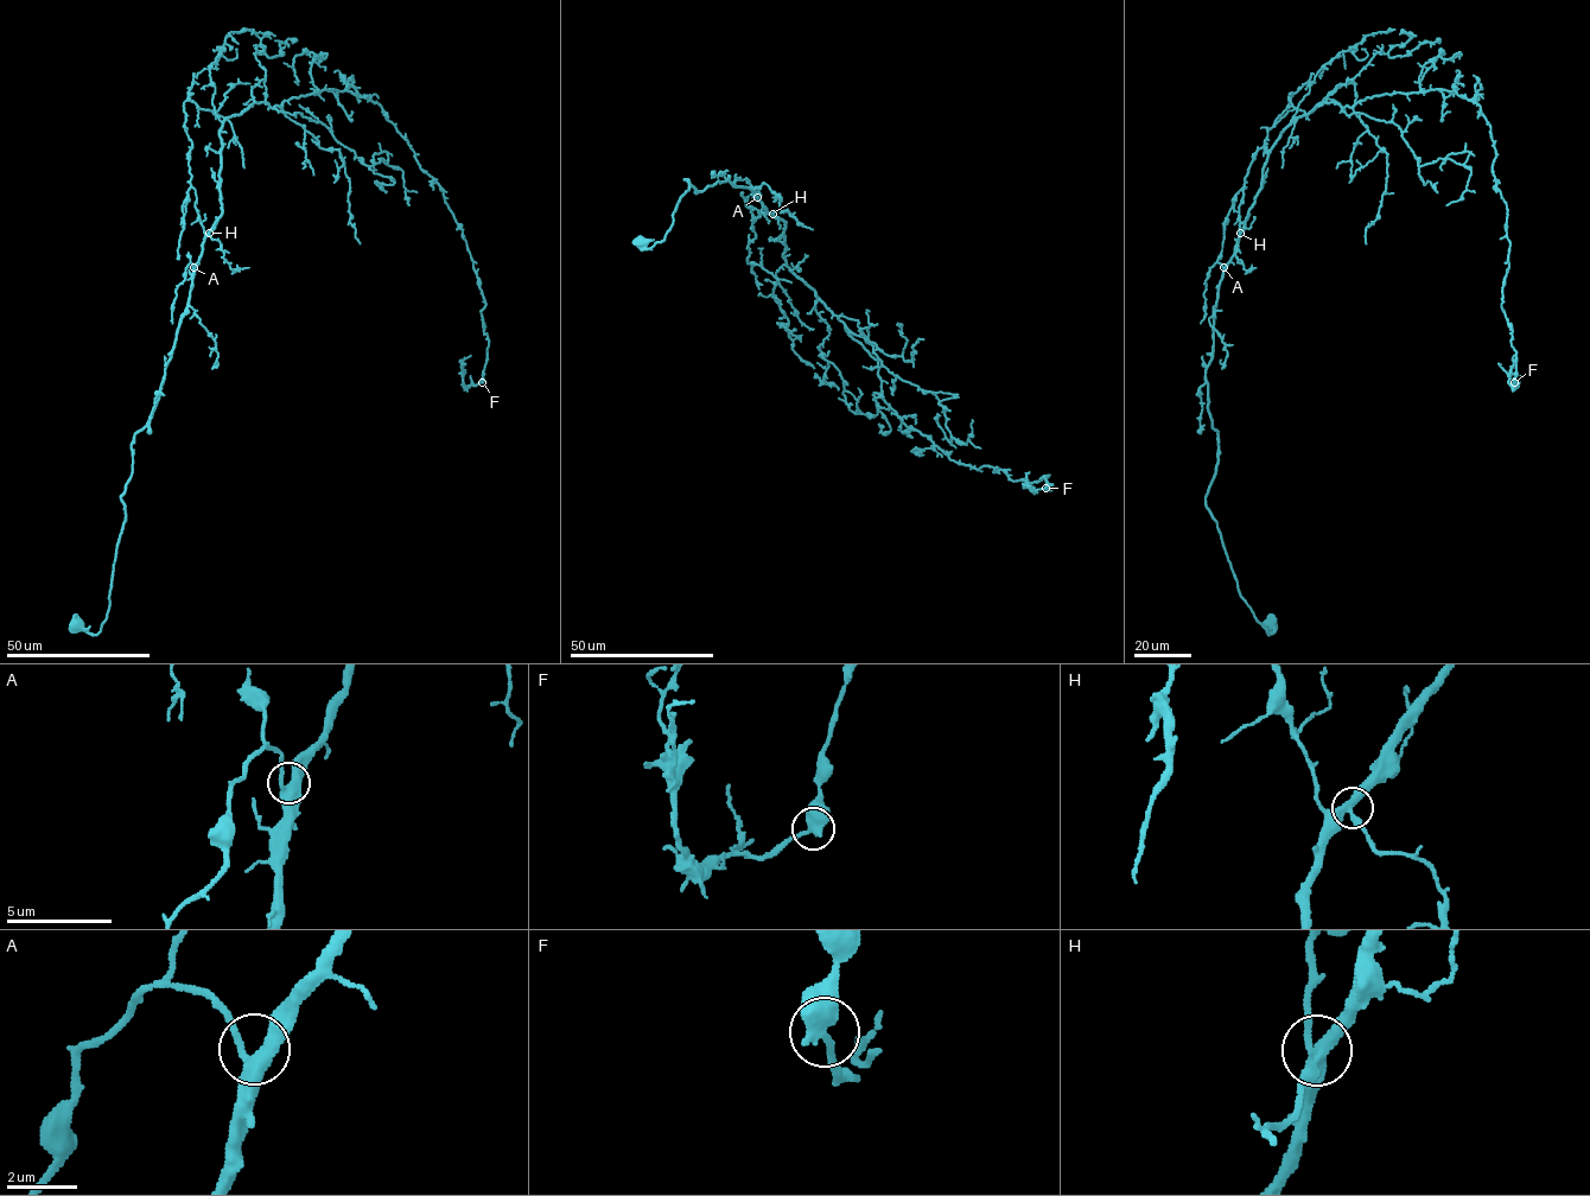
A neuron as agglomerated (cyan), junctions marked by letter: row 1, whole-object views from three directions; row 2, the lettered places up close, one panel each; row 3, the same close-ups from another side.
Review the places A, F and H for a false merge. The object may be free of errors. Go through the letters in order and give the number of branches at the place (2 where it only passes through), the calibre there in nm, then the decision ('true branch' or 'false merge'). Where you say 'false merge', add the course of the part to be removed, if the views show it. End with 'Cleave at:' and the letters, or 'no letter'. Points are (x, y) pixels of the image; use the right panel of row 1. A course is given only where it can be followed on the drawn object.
A: 3 | 420 nm | true branch
F: 2 | 480 nm | true branch
H: 3 | 360 nm | true branch
Cleave at: no letter

